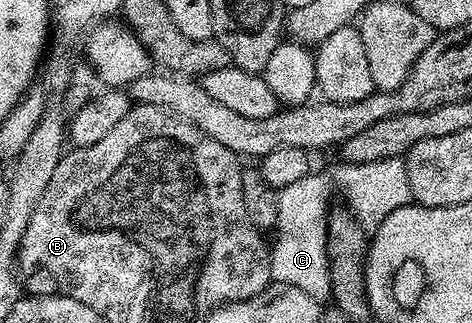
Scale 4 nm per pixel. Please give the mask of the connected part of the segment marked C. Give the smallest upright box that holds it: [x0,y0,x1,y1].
[270,174,331,301]

